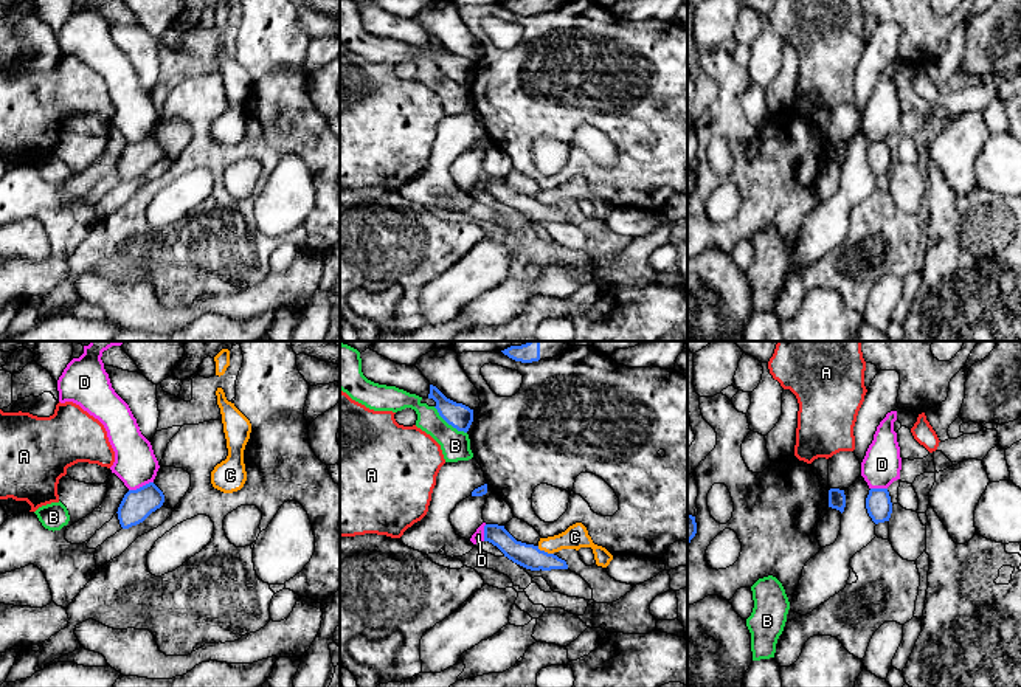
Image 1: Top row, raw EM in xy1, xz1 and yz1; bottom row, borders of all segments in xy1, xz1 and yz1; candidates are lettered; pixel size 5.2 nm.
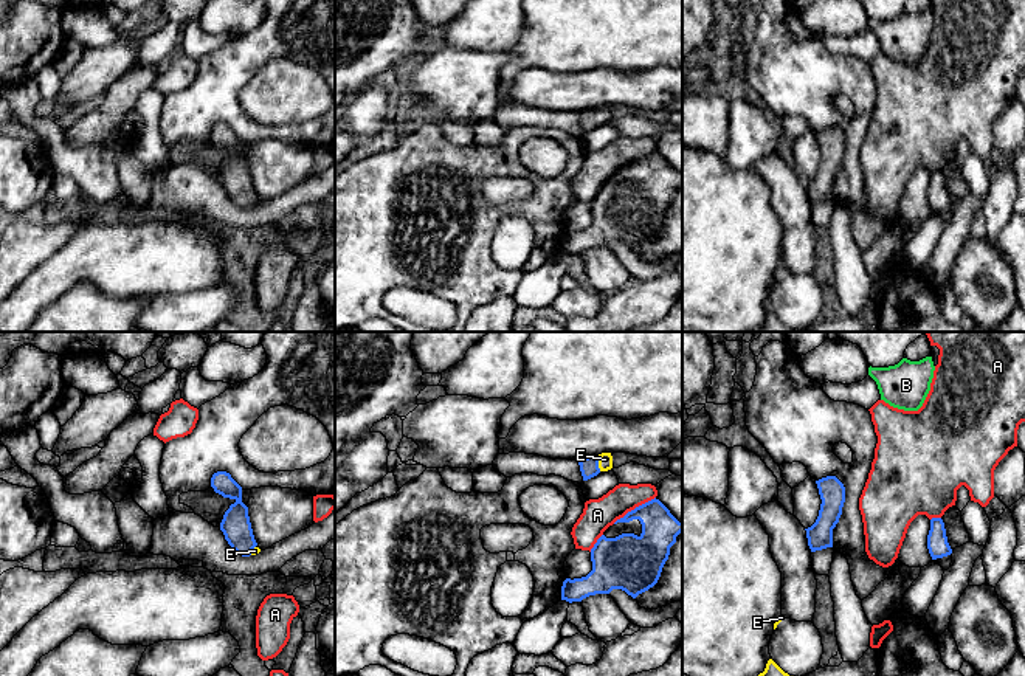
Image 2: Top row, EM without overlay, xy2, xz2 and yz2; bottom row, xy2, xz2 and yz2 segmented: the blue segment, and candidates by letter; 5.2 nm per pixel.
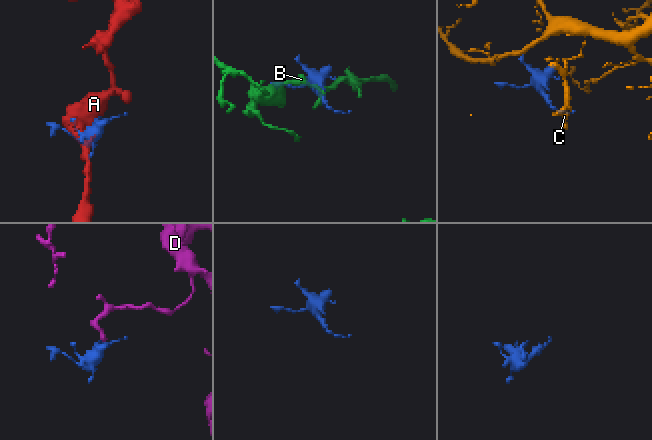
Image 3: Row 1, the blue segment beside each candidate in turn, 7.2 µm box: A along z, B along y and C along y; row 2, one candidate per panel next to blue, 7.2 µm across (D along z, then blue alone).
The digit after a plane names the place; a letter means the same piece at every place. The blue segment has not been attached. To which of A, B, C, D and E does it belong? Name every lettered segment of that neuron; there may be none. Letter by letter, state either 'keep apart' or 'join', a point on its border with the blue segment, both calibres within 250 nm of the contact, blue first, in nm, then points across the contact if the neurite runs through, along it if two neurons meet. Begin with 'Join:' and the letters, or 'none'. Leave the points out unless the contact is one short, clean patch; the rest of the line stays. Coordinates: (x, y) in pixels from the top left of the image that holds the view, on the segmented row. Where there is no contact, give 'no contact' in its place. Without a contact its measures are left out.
Join: E
A: keep apart; contact xz2 (635, 509); calibres 240 and 160 nm
B: keep apart; contact xz1 (449, 424); calibres 130 and 150 nm
C: keep apart; contact xz1 (543, 551); calibres 130 and 120 nm
D: keep apart; contact xy1 (140, 487); calibres 160 and 220 nm; border xy1 (152, 481), (129, 490)
E: join; contact xz2 (597, 464); calibres 100 and 80 nm; way xz2 (590, 465), (597, 464), (605, 459)

